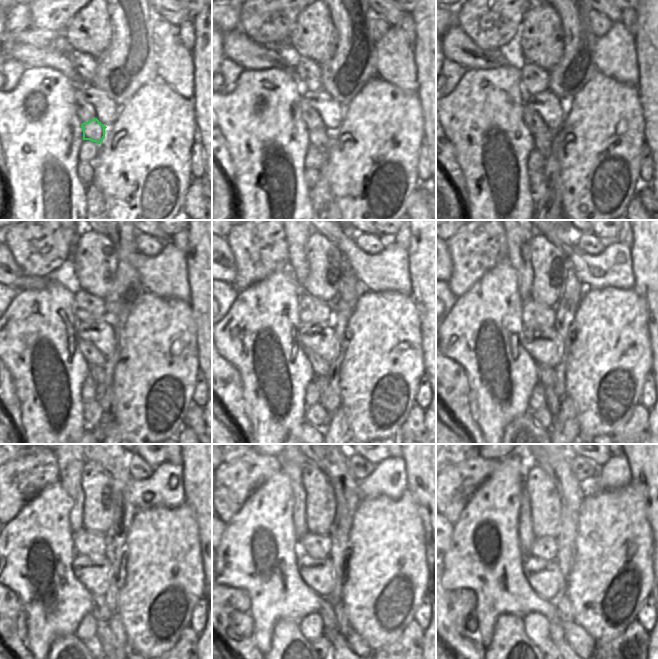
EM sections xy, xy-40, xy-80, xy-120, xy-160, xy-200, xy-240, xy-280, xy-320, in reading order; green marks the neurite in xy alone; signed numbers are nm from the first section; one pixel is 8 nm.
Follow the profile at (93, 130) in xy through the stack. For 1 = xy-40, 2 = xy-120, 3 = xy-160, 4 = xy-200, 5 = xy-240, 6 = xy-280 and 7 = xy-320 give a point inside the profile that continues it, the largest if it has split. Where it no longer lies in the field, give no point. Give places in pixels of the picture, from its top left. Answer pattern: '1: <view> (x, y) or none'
1: xy-40 (320, 138)
2: xy-120 (97, 373)
3: xy-160 (321, 382)
4: xy-200 (551, 401)
5: xy-240 (104, 633)
6: xy-280 (339, 647)
7: xy-320 (562, 647)

